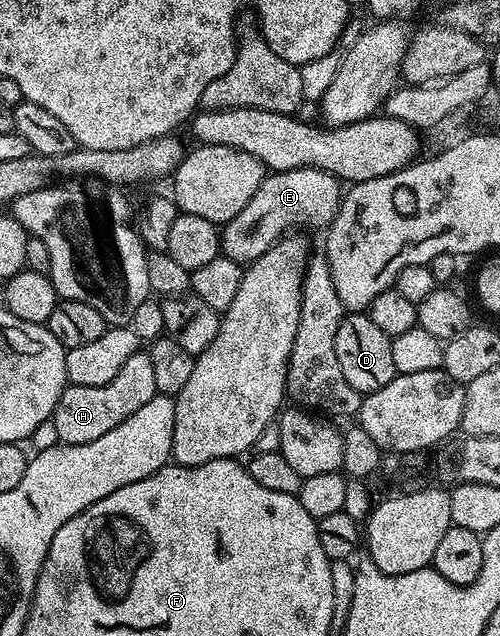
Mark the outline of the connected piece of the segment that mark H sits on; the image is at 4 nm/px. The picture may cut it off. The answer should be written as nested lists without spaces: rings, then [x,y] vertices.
[[[140,350],[124,362],[124,367],[112,382],[104,382],[104,386],[76,386],[70,384],[60,394],[58,405],[52,419],[61,443],[83,444],[96,442],[103,434],[108,434],[115,426],[120,426],[124,418],[132,418],[140,406],[152,402],[154,396],[159,395],[156,390],[156,366],[152,366],[149,351]]]

